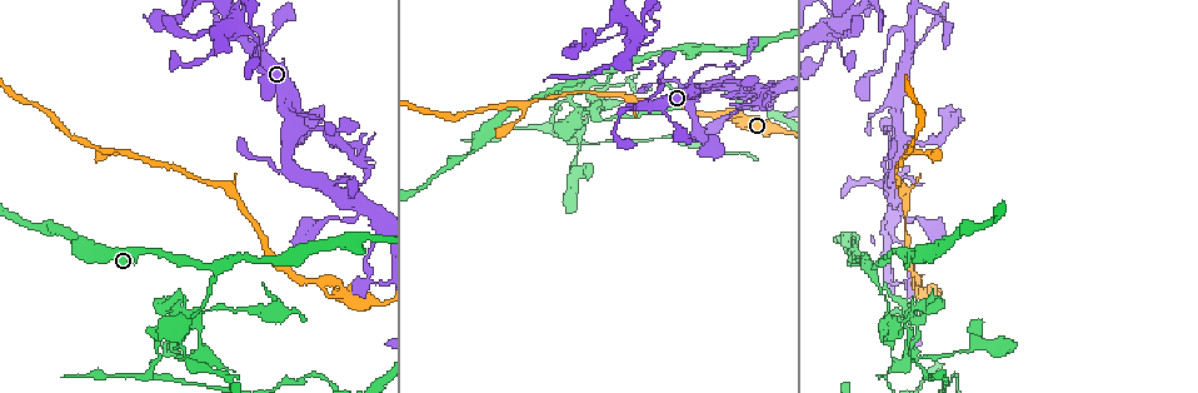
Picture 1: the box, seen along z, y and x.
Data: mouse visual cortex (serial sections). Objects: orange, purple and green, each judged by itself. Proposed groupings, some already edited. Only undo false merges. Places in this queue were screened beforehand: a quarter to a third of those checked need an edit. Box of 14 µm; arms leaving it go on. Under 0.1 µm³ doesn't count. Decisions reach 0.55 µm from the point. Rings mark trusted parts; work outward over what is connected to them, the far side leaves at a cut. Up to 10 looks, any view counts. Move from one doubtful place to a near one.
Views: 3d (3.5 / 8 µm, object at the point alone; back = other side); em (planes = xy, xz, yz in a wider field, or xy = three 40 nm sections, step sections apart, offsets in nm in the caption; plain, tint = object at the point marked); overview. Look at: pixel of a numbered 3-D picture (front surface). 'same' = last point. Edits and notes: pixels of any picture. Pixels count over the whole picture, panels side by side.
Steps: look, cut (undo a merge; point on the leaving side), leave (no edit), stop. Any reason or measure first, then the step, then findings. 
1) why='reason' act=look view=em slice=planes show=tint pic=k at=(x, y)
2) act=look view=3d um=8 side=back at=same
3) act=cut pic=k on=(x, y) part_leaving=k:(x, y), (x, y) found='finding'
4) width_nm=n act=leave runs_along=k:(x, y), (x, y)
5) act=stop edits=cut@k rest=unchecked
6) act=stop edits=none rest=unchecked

why='abrupt turn' act=look view=3d um=3.5 pic=1 at=(214, 270)

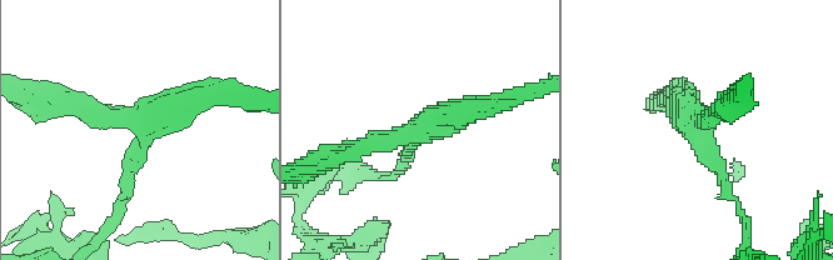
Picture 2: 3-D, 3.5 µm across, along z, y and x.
act=leave found='all the same cell'

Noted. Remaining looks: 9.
why='a narrow waist' act=look view=3d um=3.5 pic=1 at=(729, 110)

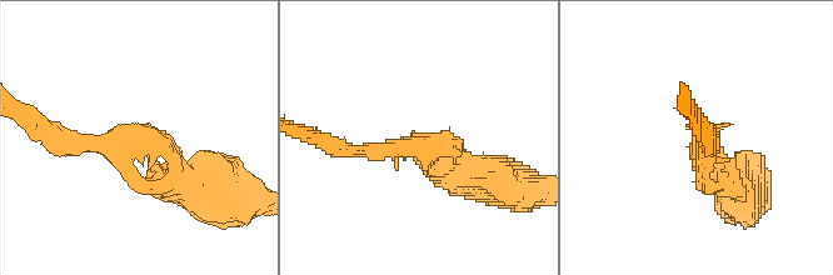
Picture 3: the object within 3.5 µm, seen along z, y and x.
arm_widths_nm=200,250 act=look view=em slice=xy step=3 show=tint pic=3 at=(139, 133)

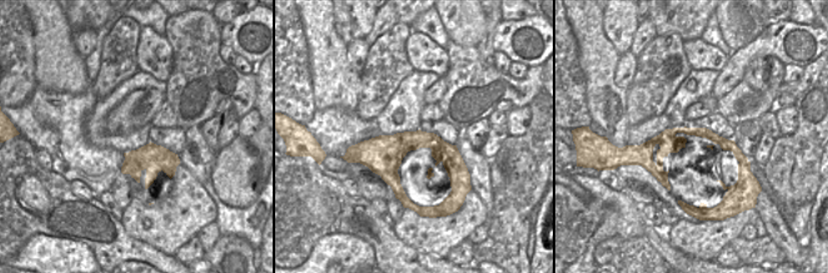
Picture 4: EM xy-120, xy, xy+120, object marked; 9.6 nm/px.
act=leave runs_along=4:(360, 147), (432, 140), (460, 167) found='one cell here'

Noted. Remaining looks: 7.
why='abrupt turn' act=look view=3d um=3.5 pic=1 at=(364, 166)

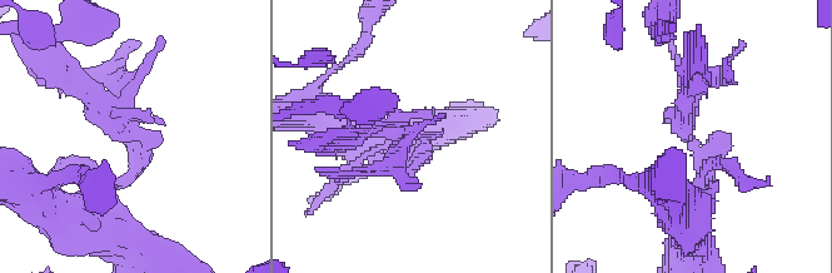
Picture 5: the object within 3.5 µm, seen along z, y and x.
why='need the tissue' act=look view=em slice=xy step=5 show=plain pic=5 at=(691, 131)

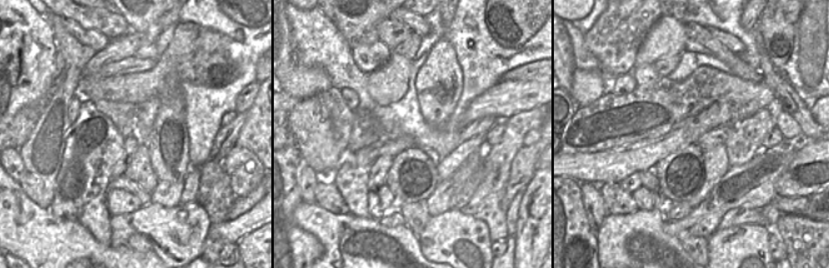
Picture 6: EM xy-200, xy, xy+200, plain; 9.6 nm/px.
why='where the object lies' act=look view=em slice=xy step=5 show=tint at=same

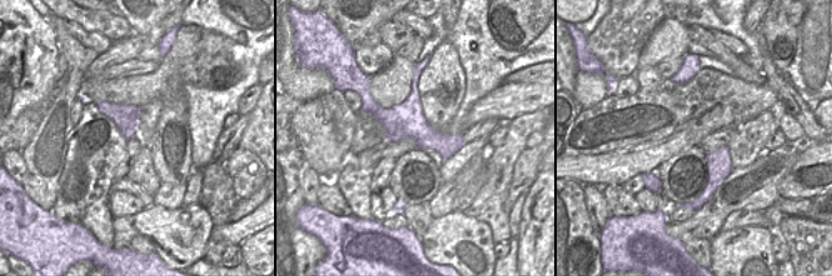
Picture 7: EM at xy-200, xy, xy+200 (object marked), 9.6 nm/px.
width_nm=320 act=leave runs_along=7:(369, 110), (459, 144) found='one cell here'

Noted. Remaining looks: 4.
why='abrupt turn' act=look view=3d um=3.5 pic=1 at=(643, 107)

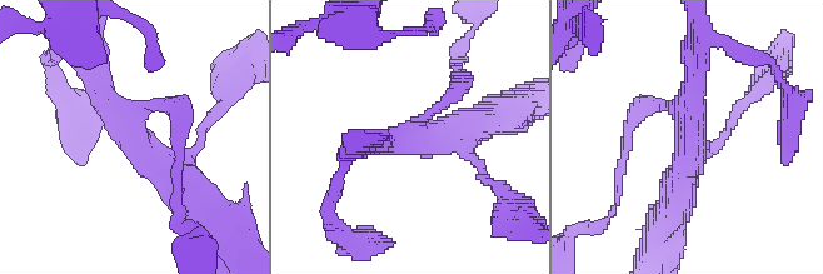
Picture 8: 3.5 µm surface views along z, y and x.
arms=3 arm_widths_nm=150,250,400 why='need the tissue' act=look view=em slice=planes show=tint pic=8 at=(690, 130)

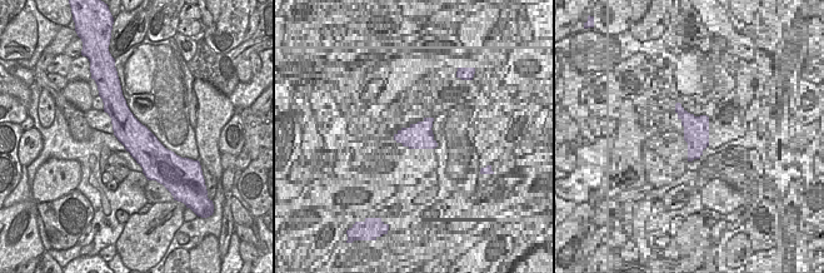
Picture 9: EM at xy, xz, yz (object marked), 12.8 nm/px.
width_nm=400 act=leave runs_along=8:(189, 189), (143, 150), (89, 58) found='continuous, no second cell'

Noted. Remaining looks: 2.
act=stop edits=none rest=unchecked

